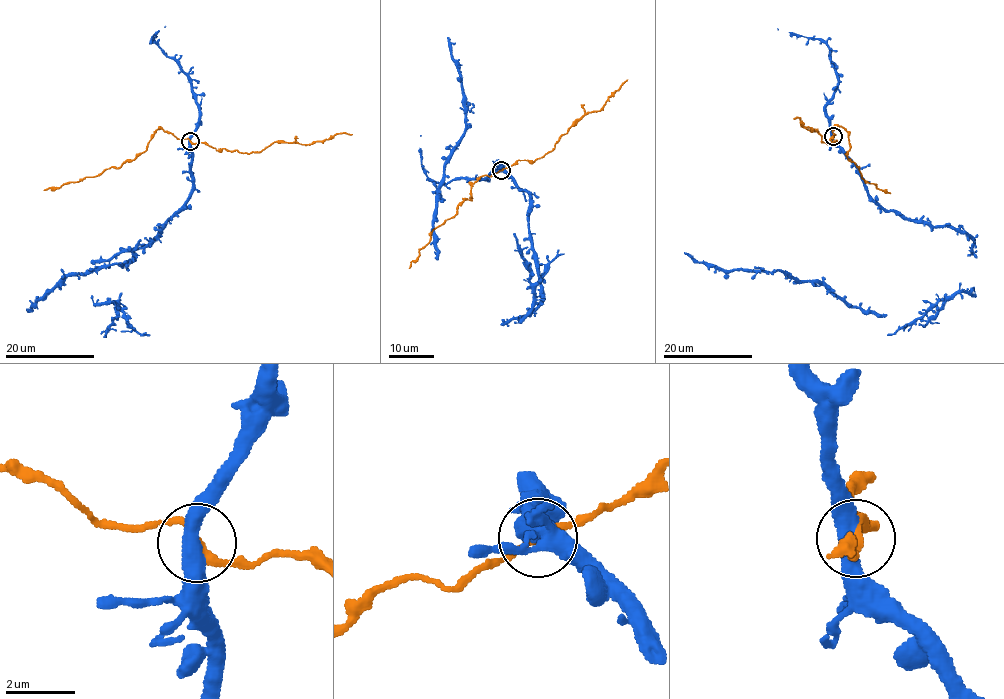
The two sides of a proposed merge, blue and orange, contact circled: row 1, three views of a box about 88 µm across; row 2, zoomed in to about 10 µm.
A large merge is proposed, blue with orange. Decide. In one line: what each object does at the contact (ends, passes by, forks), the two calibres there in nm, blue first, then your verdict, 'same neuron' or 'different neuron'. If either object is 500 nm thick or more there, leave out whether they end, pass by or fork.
blue passes by; orange passes by; calibres 440 and 200 nm; different neuron

